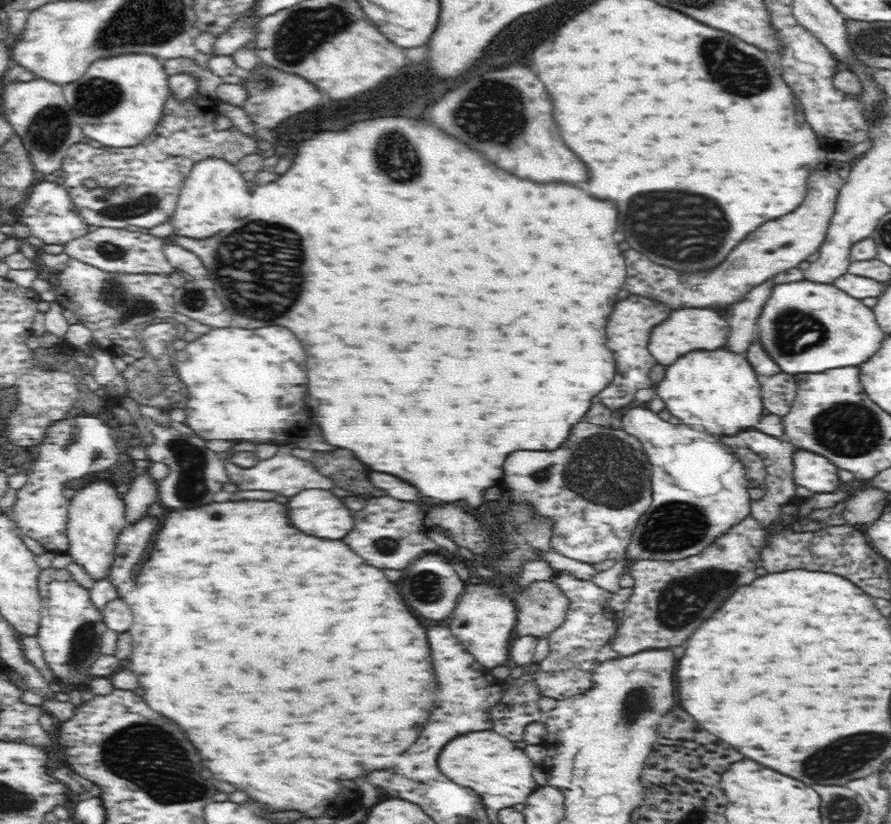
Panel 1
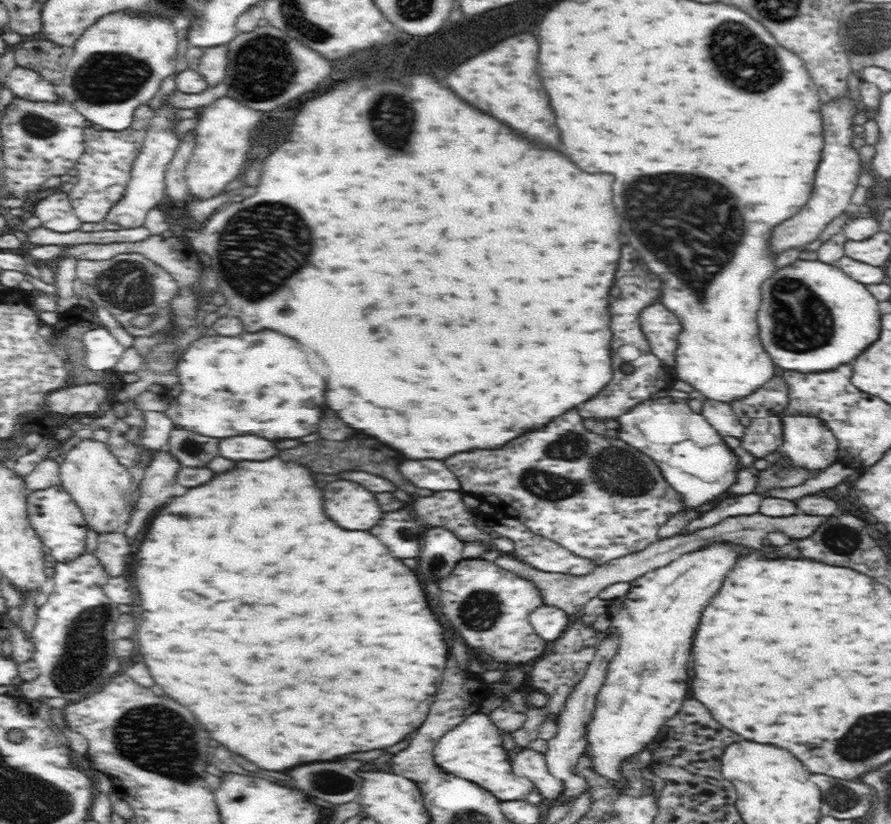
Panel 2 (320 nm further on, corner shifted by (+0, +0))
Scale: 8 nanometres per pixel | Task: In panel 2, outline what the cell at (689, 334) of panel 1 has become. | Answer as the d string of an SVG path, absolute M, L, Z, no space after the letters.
M651 304L640 314L640 326L649 342L651 353L669 367L675 366L678 350L678 335L682 326L678 318L666 310L663 304Z

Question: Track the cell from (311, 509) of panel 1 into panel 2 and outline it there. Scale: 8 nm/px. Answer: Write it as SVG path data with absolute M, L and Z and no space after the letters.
M351 480L330 481L324 486L324 508L346 530L370 530L382 518L376 496Z

